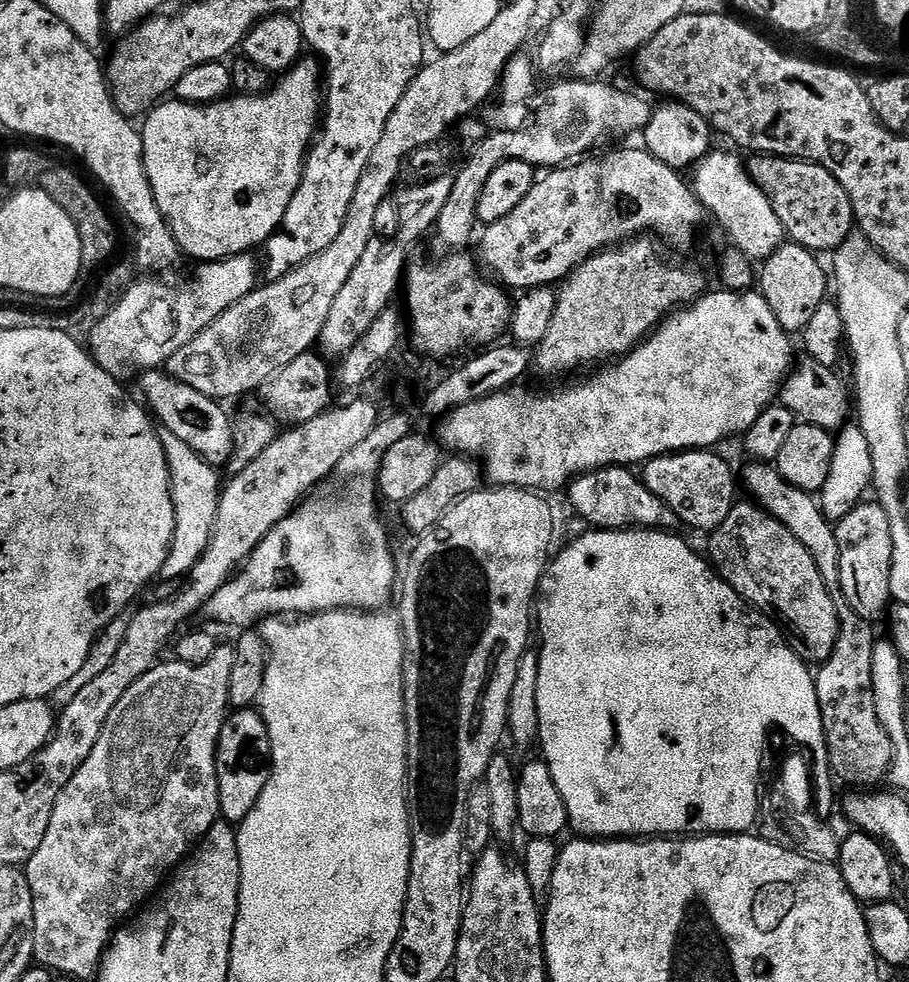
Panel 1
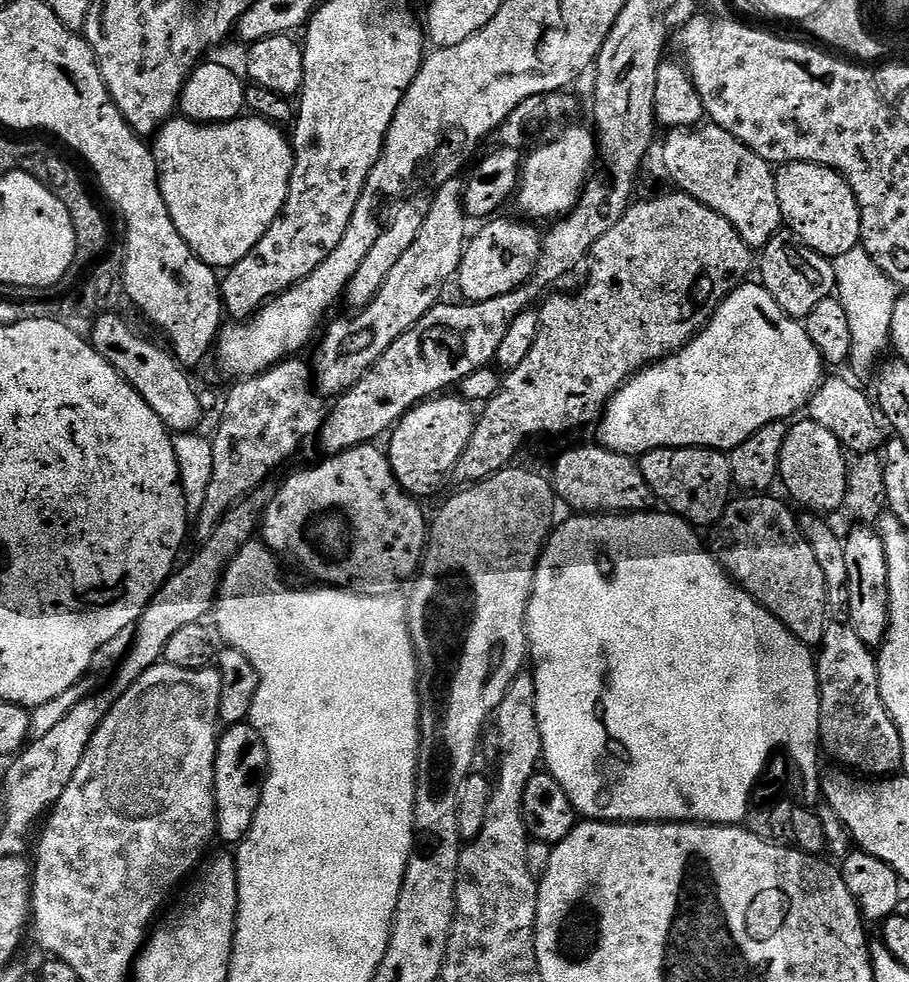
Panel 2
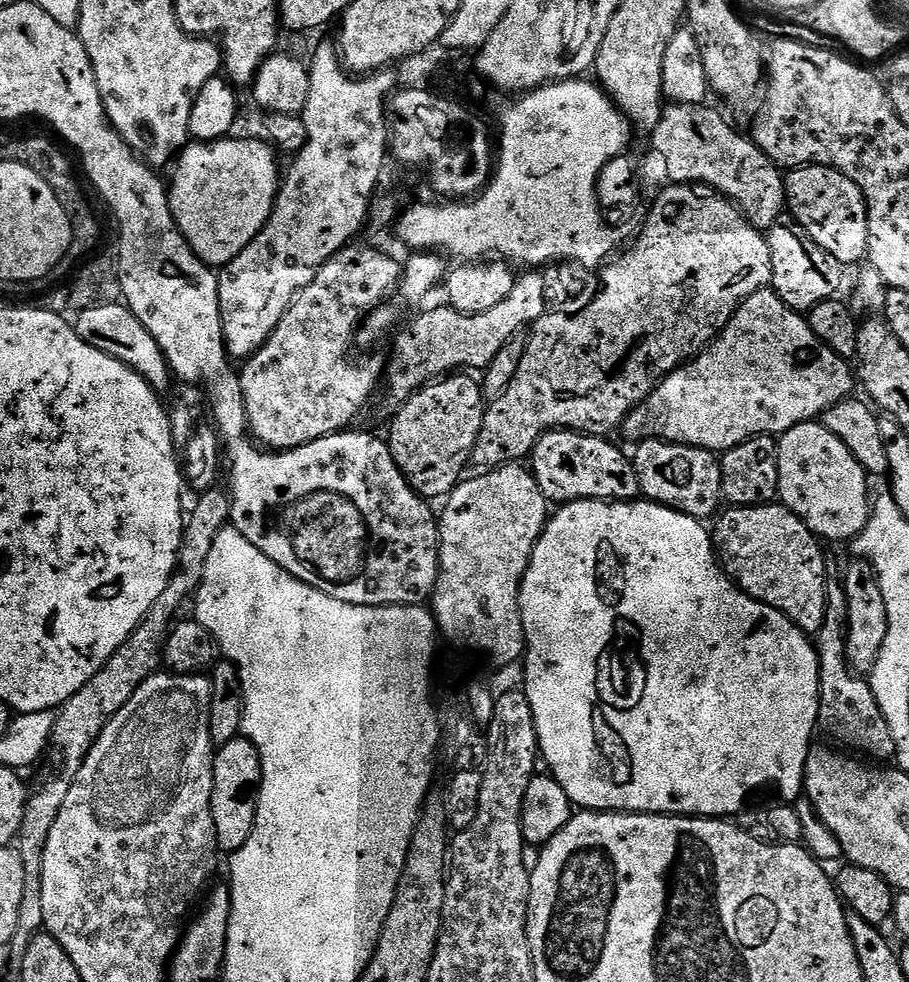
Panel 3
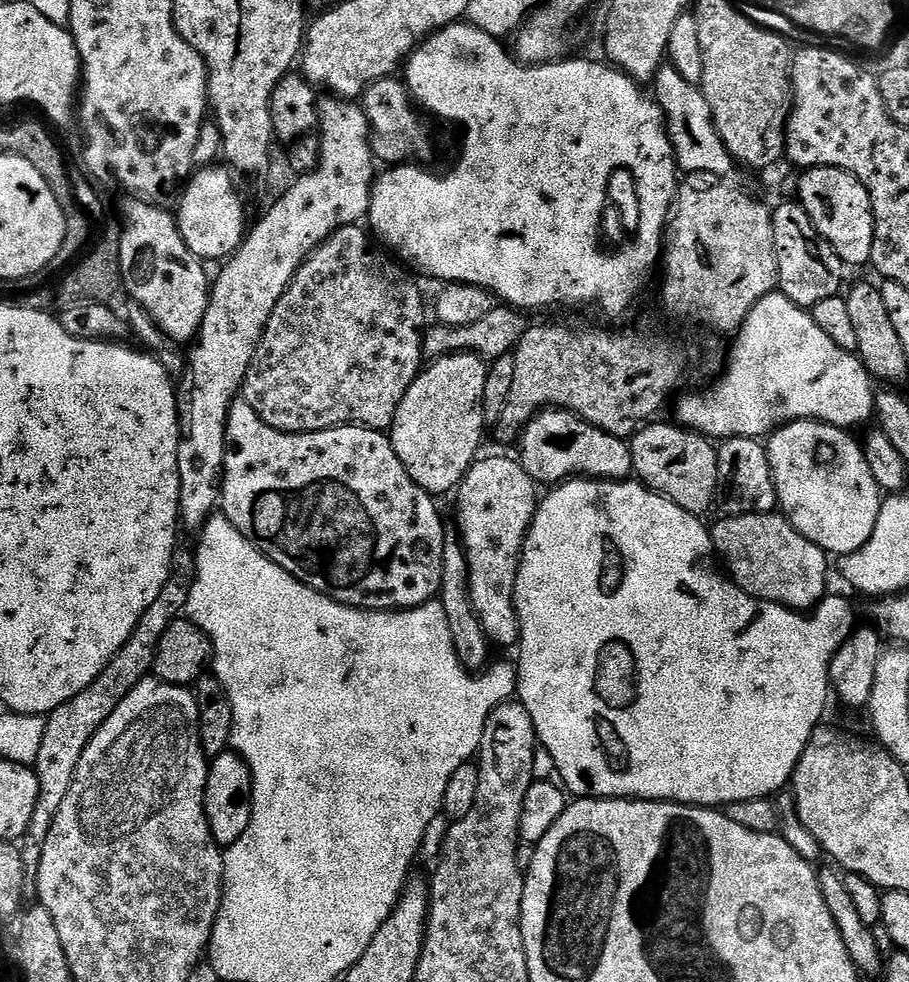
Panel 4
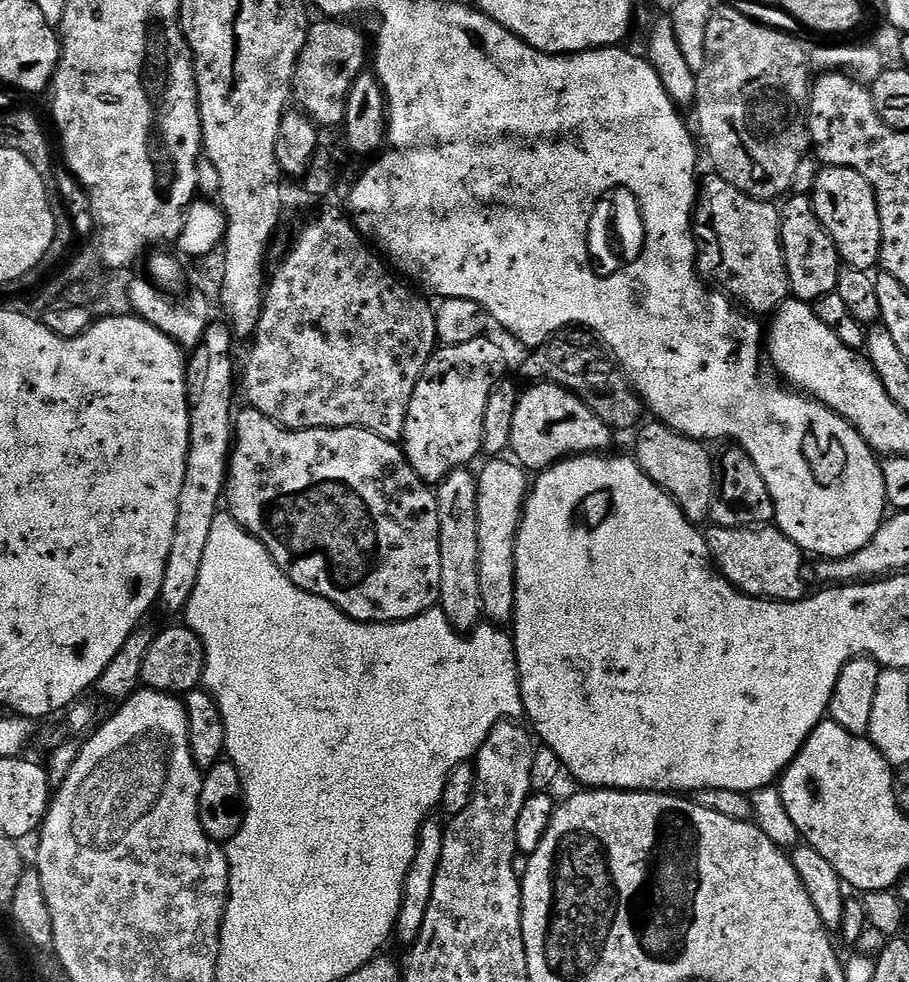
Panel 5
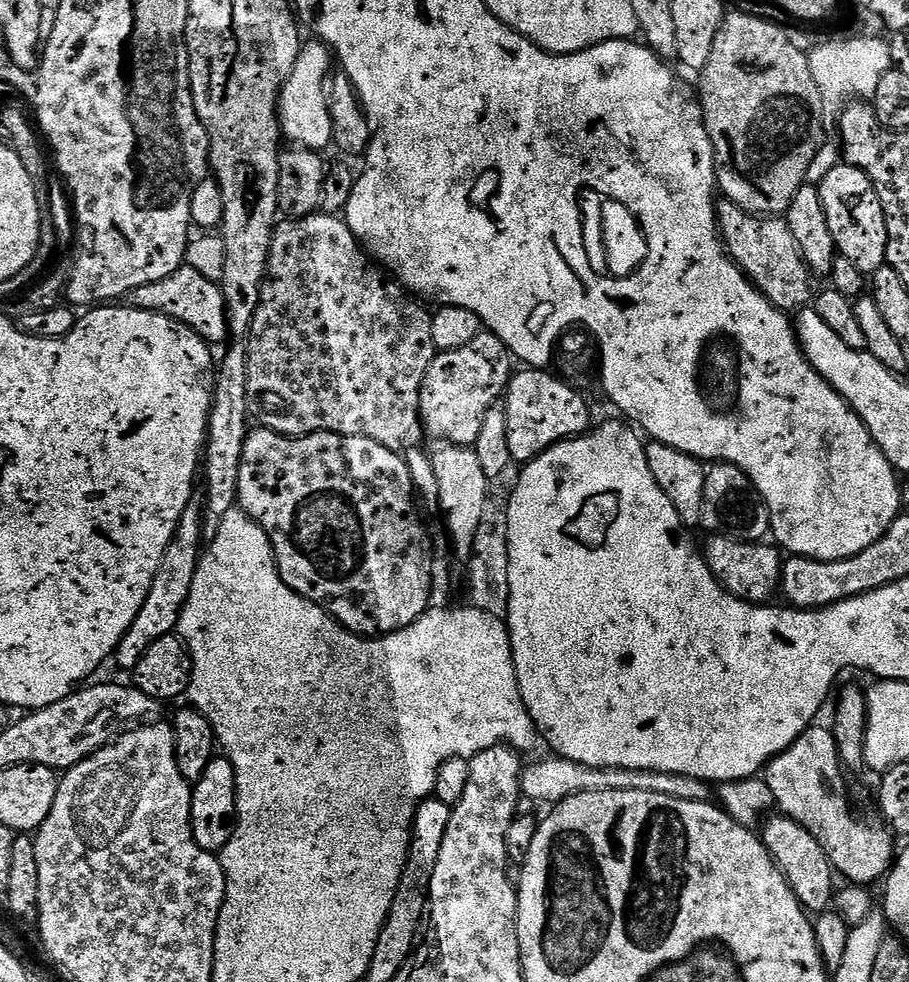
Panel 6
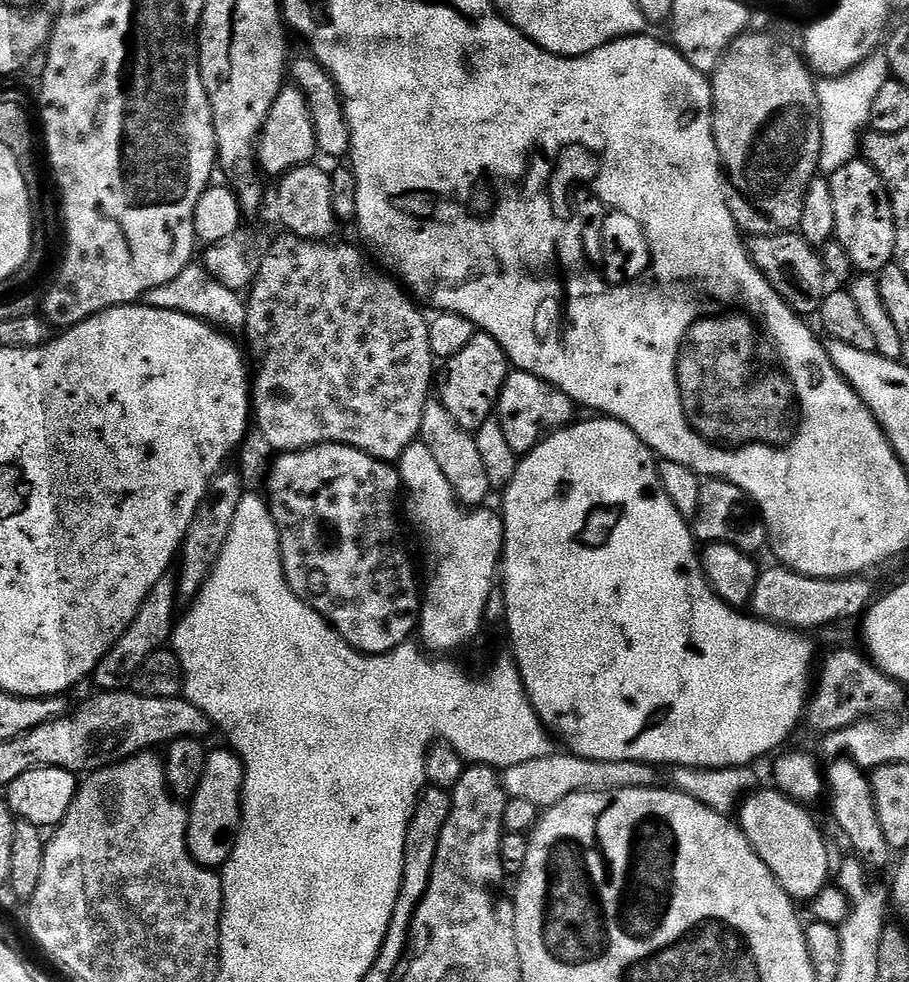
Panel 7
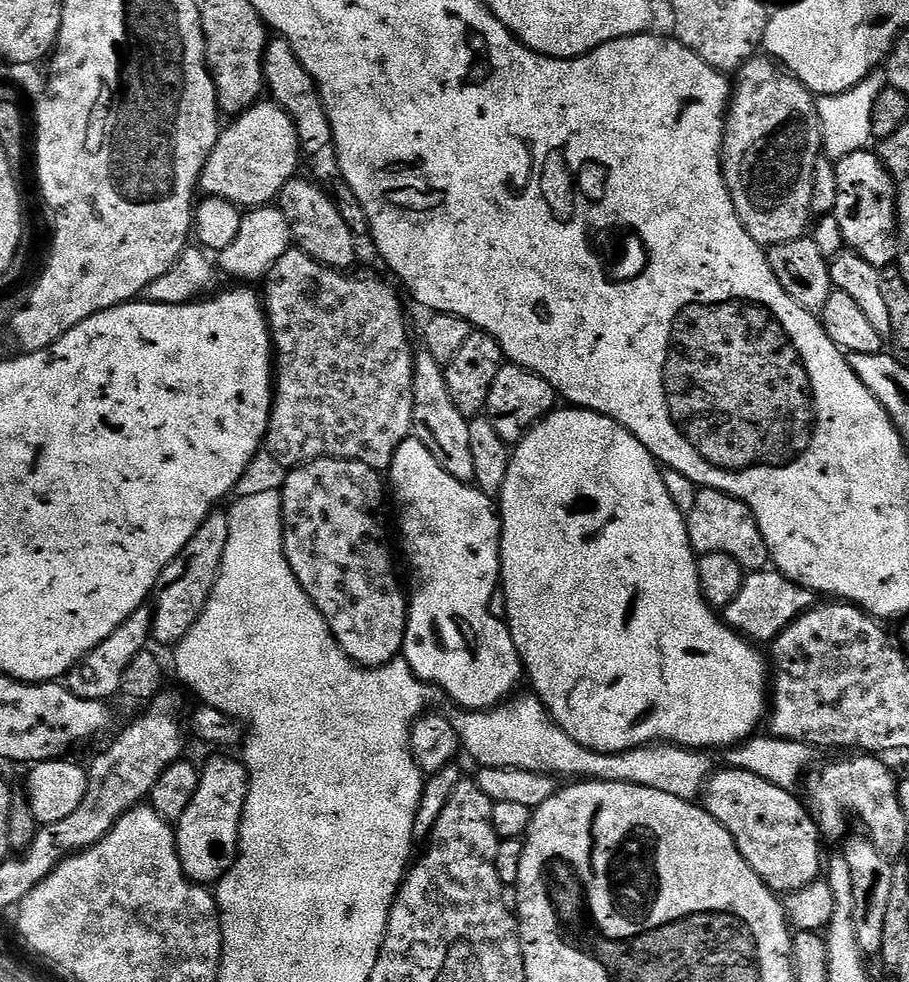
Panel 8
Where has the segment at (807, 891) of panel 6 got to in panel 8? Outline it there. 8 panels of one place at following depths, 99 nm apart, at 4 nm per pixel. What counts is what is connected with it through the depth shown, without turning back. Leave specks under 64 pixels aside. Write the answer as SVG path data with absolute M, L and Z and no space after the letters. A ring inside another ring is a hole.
M729 767L717 771L708 781L708 787L702 793L702 806L715 820L722 822L722 826L728 828L742 858L746 858L746 862L750 862L754 874L758 874L758 878L764 880L764 885L777 894L797 892L821 879L822 876L820 829L816 826L813 813L808 811L802 803L801 797L800 800L798 797L799 795L766 782L766 778L758 778L758 774L750 774Z

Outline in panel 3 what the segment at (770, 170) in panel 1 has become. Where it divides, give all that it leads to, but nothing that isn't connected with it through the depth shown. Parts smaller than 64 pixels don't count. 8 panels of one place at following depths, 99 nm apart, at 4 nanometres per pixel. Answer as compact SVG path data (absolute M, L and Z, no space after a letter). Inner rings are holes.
M809 164L807 168L794 168L784 181L786 208L791 219L806 230L806 234L826 254L838 258L841 266L859 265L868 255L868 204L864 192L837 168L824 168Z

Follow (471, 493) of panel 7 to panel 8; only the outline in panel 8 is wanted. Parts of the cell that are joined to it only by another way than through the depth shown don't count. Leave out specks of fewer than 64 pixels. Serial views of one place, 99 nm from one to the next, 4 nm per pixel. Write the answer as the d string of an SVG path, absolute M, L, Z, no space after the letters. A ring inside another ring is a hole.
M416 352L416 370L414 372L414 418L412 431L415 439L424 443L426 450L434 454L434 458L458 482L472 484L475 481L474 454L470 452L469 417L462 415L458 406L454 406L454 398L450 398L450 390L444 377L445 365L435 360L429 352Z

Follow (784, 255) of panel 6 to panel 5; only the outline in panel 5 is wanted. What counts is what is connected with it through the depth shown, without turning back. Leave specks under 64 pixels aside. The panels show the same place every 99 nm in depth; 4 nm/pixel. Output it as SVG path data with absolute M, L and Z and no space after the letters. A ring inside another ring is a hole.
M709 174L698 184L694 235L699 244L701 273L709 281L717 280L712 282L737 305L764 318L764 315L775 313L789 299L788 275L780 241L780 208L775 203L756 200L721 176Z

